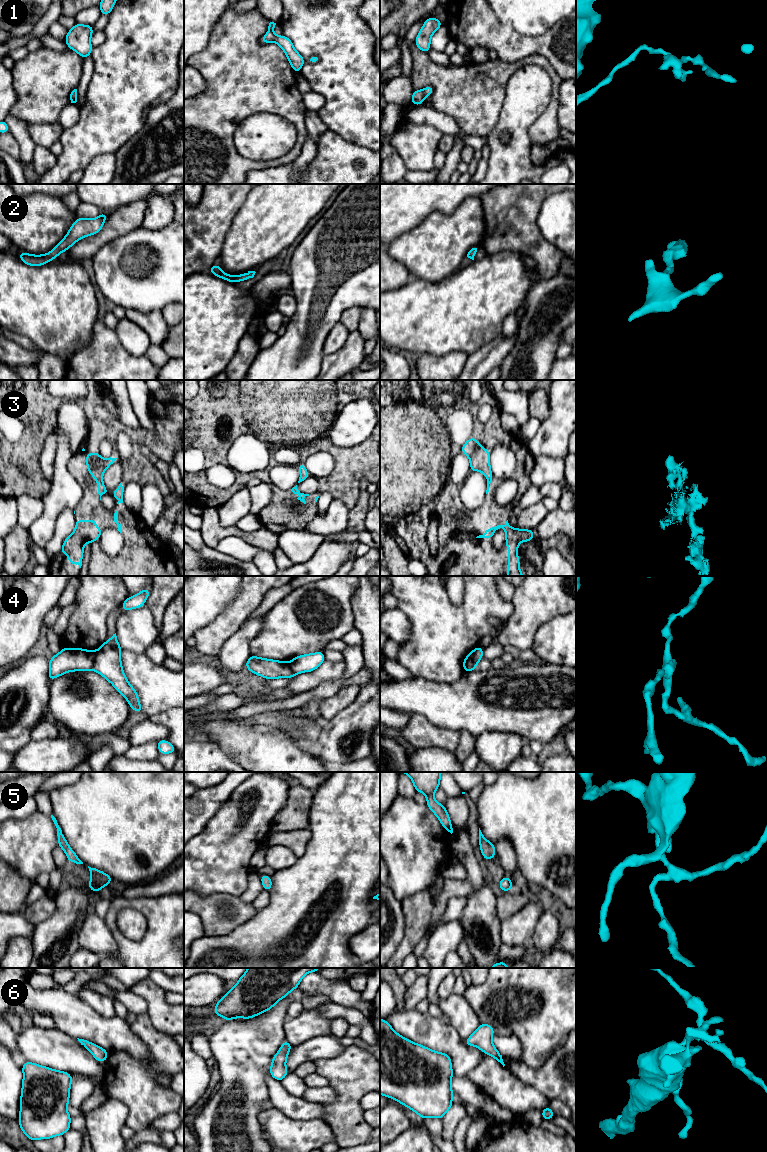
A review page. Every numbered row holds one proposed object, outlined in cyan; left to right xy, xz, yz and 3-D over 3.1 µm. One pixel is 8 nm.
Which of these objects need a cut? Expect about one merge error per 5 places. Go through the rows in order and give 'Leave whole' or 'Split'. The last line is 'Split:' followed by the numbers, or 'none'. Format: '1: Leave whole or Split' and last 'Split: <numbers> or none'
1: Leave whole
2: Leave whole
3: Leave whole
4: Split
5: Leave whole
6: Leave whole
Split: 4

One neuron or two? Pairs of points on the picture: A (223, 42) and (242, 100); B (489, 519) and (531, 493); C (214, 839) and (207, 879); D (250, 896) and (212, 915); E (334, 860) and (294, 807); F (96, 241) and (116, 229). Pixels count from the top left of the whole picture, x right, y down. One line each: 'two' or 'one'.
A: one
B: two
C: one
D: two
E: two
F: one

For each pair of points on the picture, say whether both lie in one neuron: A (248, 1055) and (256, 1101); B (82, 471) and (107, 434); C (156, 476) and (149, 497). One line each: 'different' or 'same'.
A: same
B: same
C: different

